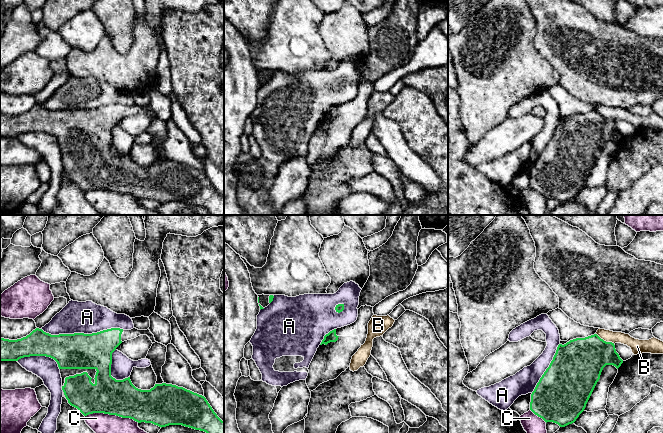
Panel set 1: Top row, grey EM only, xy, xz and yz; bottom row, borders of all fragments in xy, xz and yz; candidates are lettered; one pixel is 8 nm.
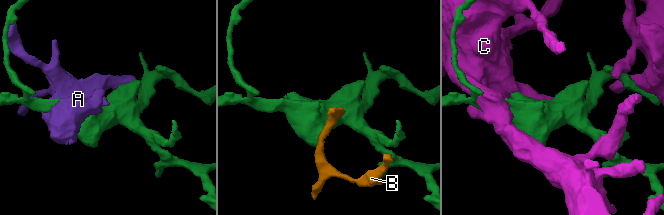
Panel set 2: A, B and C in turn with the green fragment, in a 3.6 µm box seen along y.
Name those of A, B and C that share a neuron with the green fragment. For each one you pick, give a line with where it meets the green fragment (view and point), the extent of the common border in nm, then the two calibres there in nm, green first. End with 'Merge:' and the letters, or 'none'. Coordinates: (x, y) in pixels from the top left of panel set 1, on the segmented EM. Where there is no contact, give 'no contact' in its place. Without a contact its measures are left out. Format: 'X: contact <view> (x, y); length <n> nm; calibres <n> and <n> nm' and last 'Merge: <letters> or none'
Merge: none

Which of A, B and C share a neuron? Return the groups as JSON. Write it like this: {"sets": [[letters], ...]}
{"sets": [["A"], ["B"], ["C"]]}

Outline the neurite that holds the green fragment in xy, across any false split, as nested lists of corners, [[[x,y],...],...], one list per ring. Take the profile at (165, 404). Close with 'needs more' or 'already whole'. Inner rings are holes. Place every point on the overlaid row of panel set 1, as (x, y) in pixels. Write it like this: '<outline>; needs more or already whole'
[[[36,328],[17,340],[0,337],[0,361],[18,361],[24,357],[46,356],[54,359],[60,369],[63,396],[84,416],[93,413],[116,415],[159,427],[182,425],[206,433],[224,433],[224,421],[214,412],[206,398],[183,387],[172,384],[155,384],[150,390],[136,388],[130,377],[116,380],[111,376],[112,353],[124,341],[147,335],[155,343],[154,335],[147,330],[111,328],[97,333],[51,335]]]; needs more

